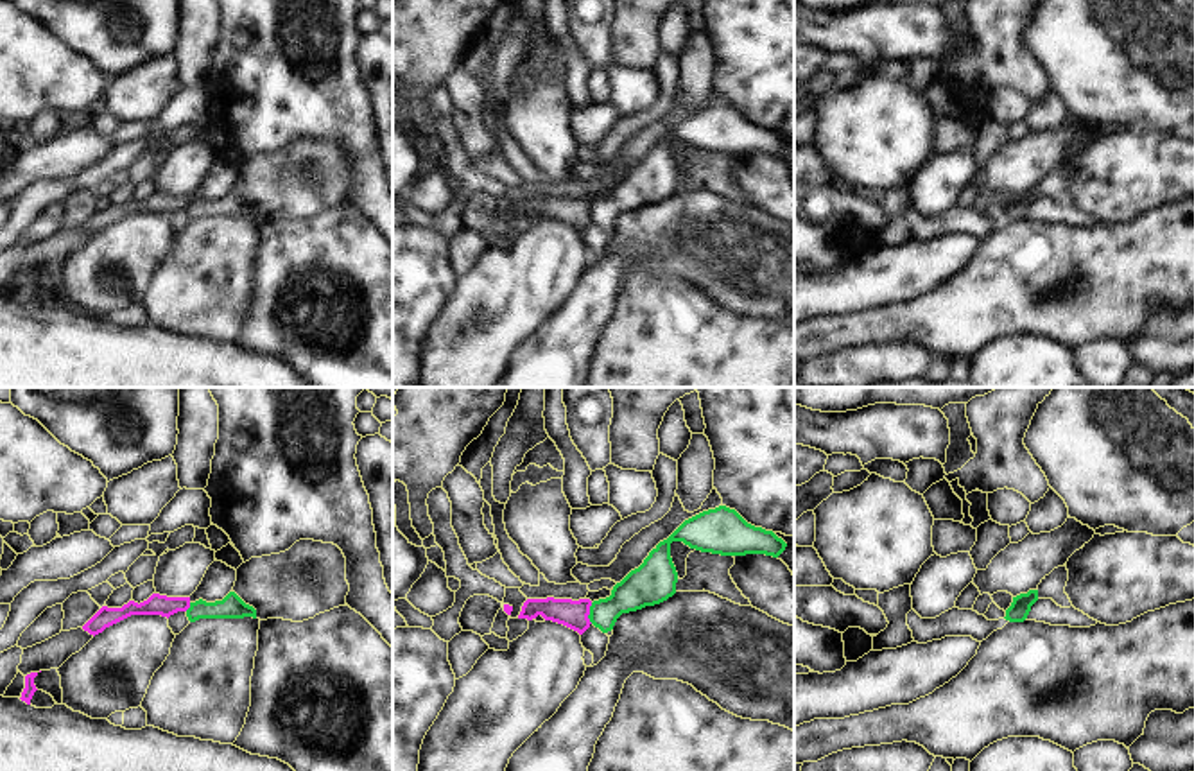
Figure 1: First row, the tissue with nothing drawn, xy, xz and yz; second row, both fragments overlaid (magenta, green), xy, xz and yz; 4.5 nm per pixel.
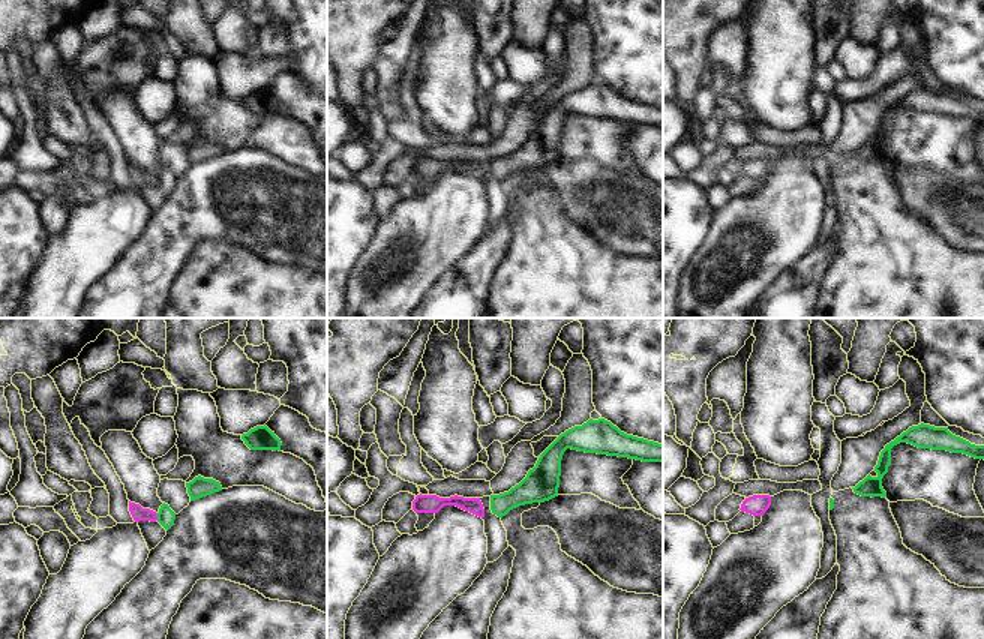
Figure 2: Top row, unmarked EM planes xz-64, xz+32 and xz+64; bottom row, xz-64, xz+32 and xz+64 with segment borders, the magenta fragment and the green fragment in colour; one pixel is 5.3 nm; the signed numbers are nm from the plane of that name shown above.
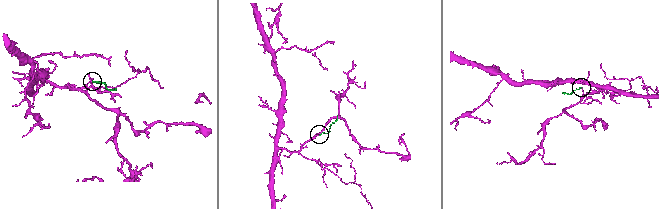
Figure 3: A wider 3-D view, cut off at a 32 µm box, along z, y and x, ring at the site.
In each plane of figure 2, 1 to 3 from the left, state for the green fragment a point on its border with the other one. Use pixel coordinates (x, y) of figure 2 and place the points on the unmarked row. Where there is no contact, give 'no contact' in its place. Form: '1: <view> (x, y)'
1: xz-64 (156, 180)
2: no contact
3: no contact

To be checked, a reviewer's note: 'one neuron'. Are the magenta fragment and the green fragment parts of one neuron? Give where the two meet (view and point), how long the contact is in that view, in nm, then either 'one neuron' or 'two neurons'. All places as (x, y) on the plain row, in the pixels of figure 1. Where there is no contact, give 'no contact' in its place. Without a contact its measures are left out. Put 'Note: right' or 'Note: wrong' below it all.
meets magenta in xz at (588, 212); contact 100 nm long; two neurons
Note: wrong

